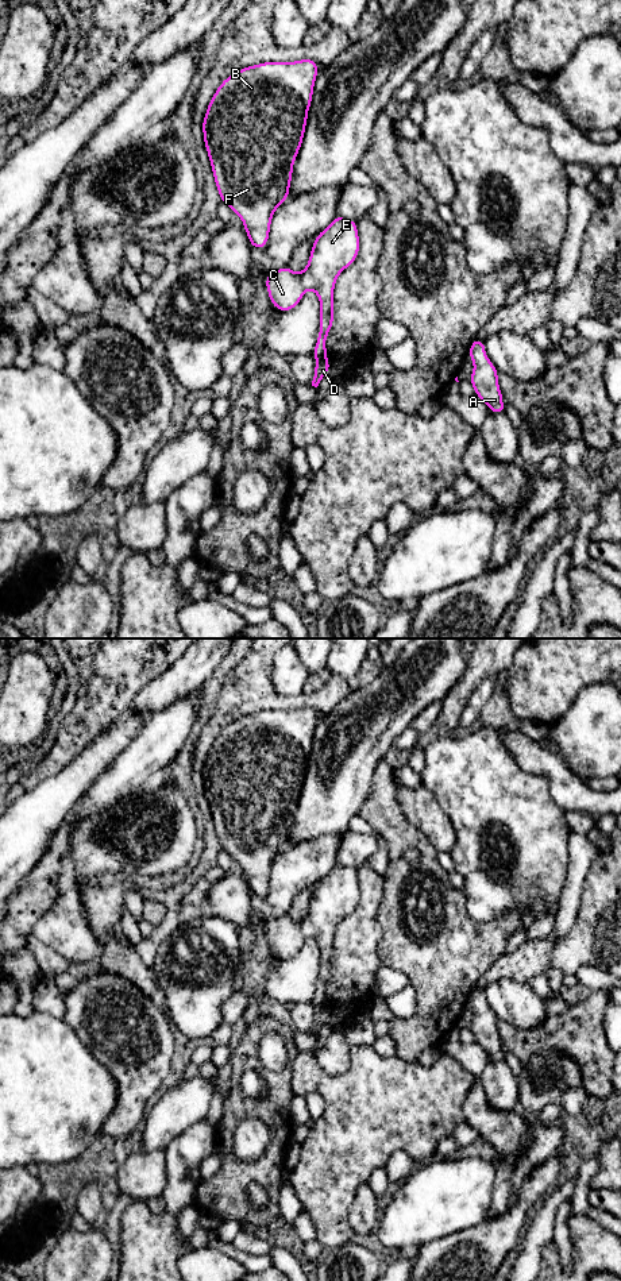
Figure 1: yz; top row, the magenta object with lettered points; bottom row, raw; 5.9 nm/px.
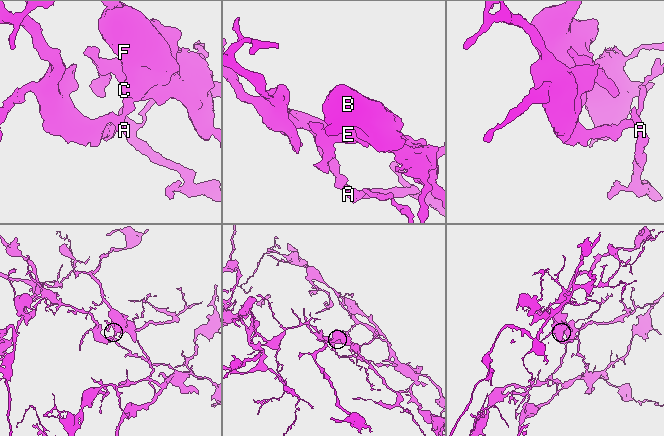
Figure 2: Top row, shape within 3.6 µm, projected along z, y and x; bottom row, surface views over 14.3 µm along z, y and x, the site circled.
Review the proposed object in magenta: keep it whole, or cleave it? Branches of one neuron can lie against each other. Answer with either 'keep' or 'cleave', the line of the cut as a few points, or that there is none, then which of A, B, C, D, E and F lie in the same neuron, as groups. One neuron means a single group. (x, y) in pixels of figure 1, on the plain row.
cleave; cut in yz along (326, 1003), (316, 1007); A D / B C E F

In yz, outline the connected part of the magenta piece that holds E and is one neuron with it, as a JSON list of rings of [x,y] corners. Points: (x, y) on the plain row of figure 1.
[[[336,864],[332,871],[315,887],[306,915],[296,921],[289,915],[273,918],[266,925],[266,937],[270,950],[282,960],[292,958],[308,938],[315,938],[320,949],[320,979],[313,998],[313,1004],[327,1004],[327,984],[333,972],[333,938],[339,922],[352,912],[359,902],[359,881],[356,869]]]

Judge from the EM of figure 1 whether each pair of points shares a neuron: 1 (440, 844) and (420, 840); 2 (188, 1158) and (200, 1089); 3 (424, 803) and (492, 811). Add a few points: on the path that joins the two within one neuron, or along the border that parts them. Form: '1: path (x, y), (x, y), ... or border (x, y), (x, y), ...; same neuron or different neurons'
1: border (405, 820), (438, 852); different neurons
2: border (205, 1118), (186, 1127), (169, 1143); different neurons
3: border (421, 784), (447, 814), (454, 833); different neurons

